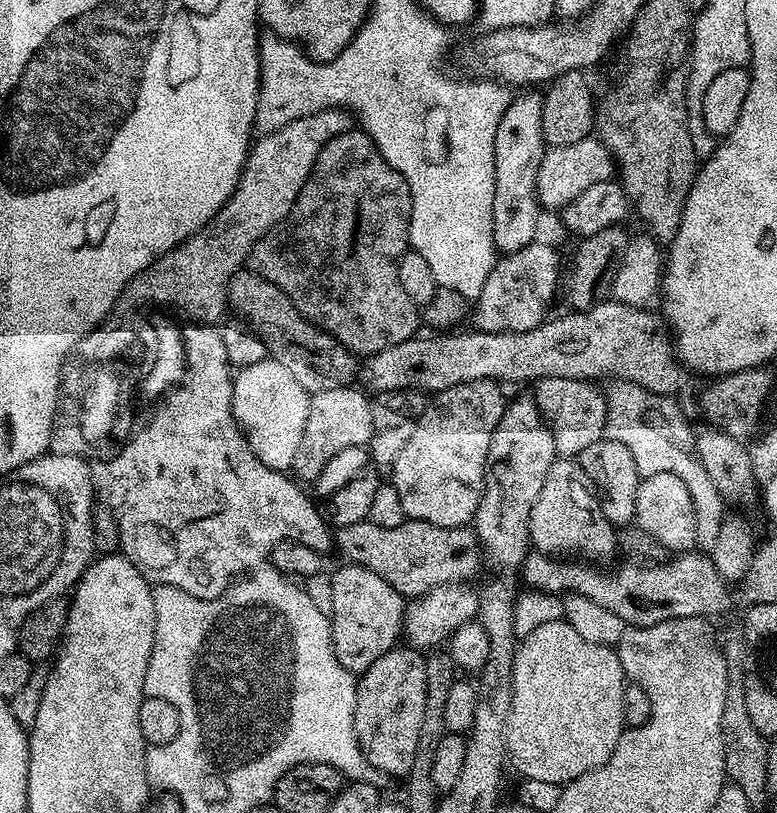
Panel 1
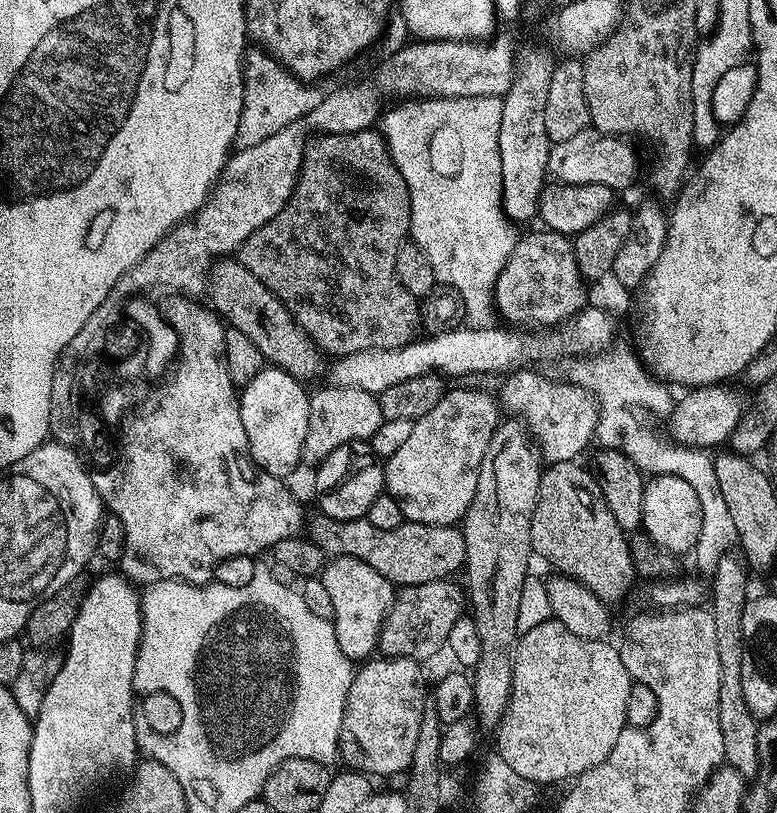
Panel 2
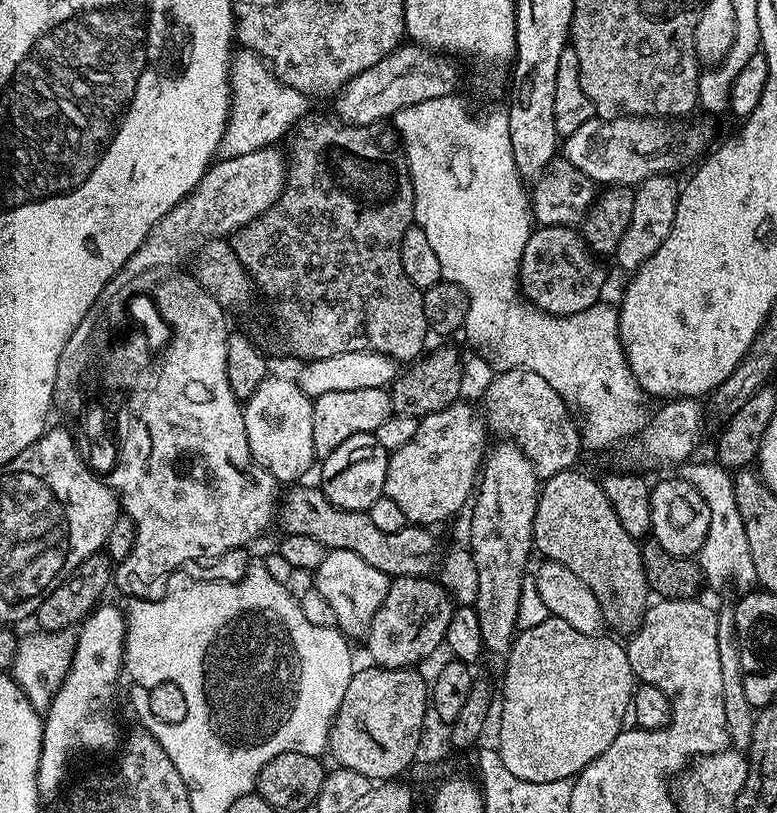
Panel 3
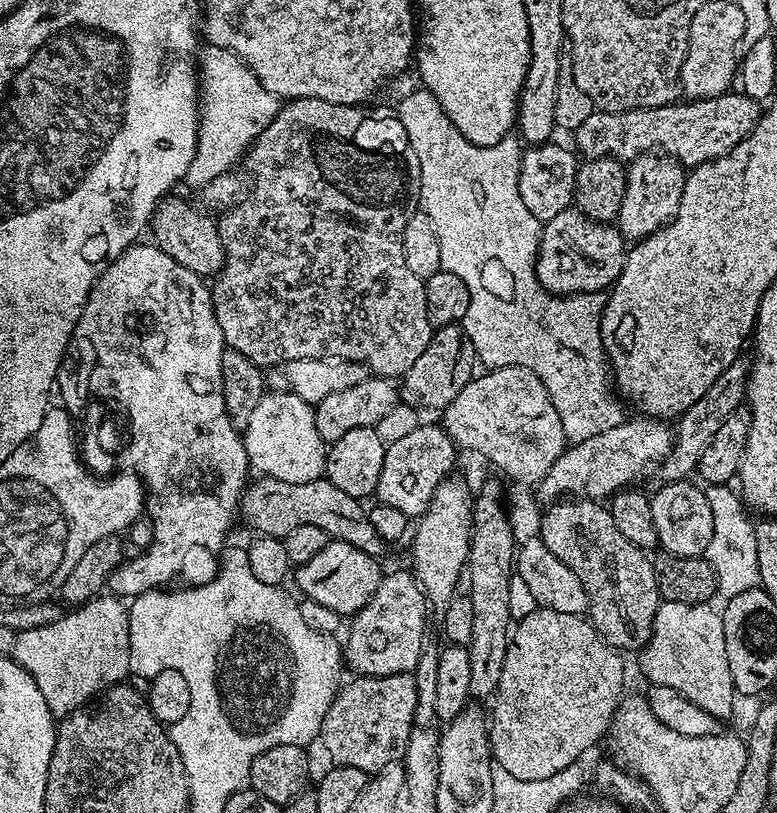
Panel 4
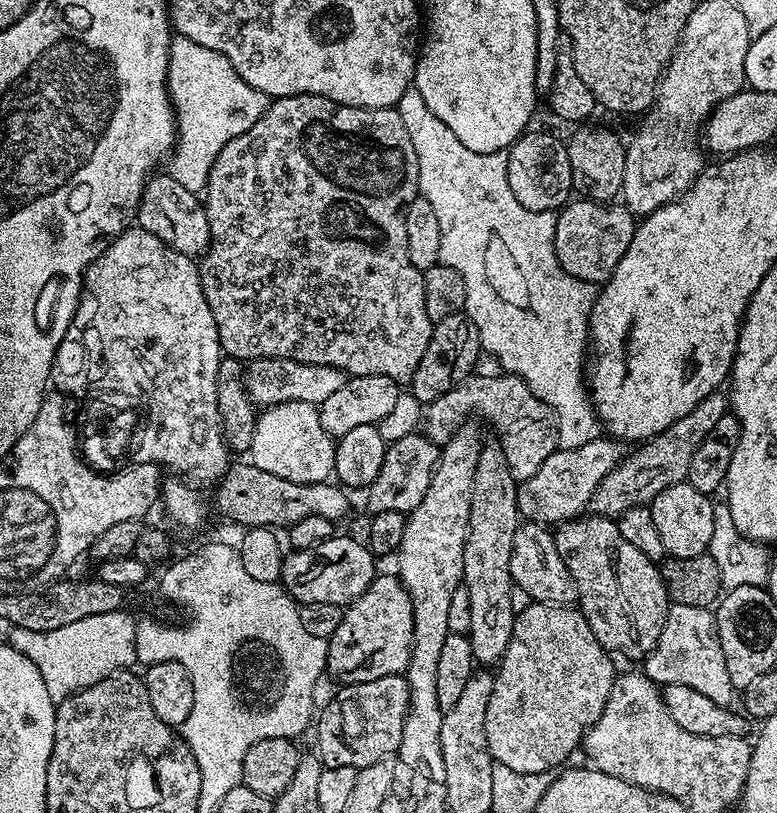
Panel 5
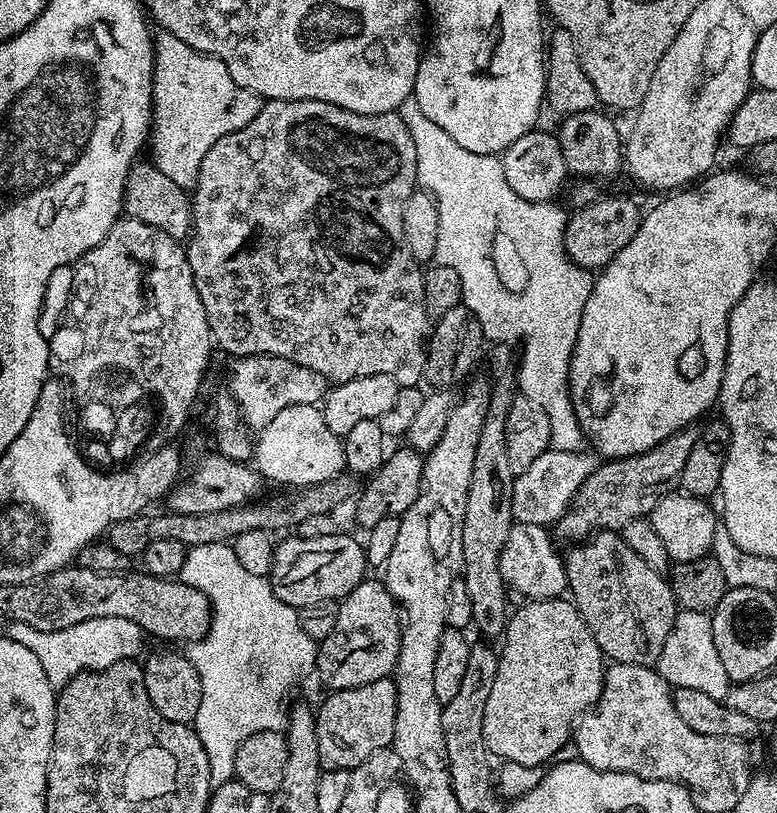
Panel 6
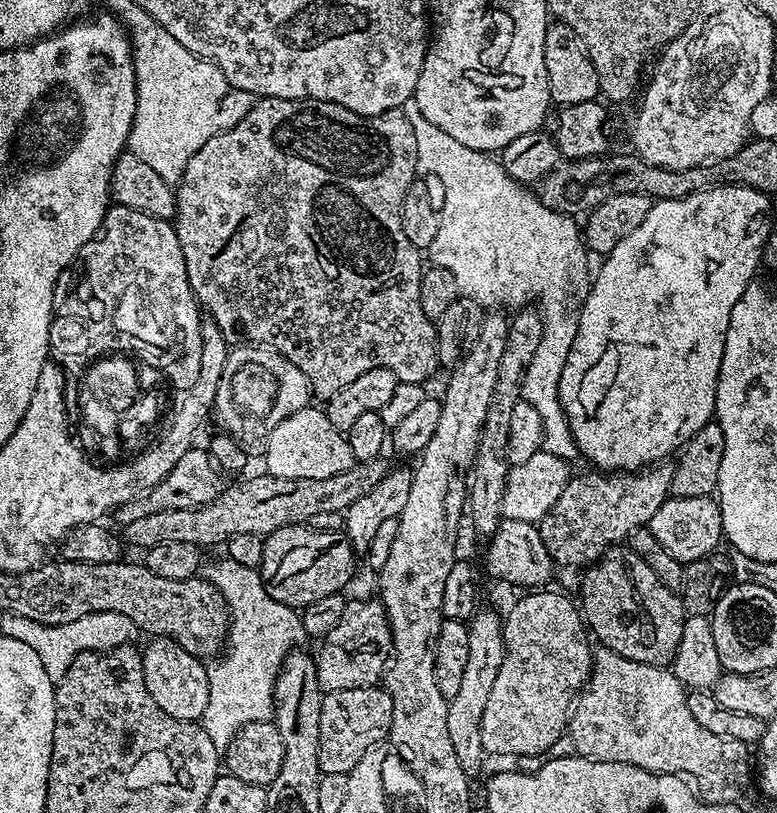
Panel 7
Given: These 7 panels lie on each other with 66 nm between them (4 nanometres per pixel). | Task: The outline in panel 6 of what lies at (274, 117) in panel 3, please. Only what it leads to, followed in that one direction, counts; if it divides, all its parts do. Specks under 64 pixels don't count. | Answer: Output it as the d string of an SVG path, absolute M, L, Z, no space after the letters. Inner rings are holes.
M163 30L154 36L152 53L152 122L150 125L150 160L158 170L162 170L177 186L185 190L196 187L198 170L202 166L202 158L206 158L206 150L218 142L226 134L234 130L242 130L246 122L250 122L258 114L261 97L250 90L238 86L234 78L230 78L230 70L218 58L207 56L204 52L196 52L182 38L174 38L174 34Z

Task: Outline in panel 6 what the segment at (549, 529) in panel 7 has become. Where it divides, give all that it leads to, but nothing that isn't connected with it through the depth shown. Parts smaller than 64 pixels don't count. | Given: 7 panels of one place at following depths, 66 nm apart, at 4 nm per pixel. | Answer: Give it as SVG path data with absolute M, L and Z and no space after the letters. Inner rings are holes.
M695 427L683 428L680 432L675 432L670 438L666 438L658 446L646 450L637 456L627 456L617 460L605 459L597 467L597 470L578 490L578 494L572 499L572 505L565 510L562 518L554 525L554 532L557 537L561 536L568 542L583 542L589 536L595 536L598 532L615 532L622 530L630 522L651 517L654 506L669 492L677 487L683 468L686 466L688 455L694 446L698 432Z

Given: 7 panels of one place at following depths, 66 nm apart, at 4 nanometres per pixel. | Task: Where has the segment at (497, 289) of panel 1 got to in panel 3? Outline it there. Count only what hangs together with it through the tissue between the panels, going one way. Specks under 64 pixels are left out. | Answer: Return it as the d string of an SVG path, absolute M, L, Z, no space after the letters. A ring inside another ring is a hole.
M563 224L537 227L526 242L526 250L520 259L520 284L523 295L543 312L550 312L555 316L569 316L578 310L586 310L586 306L601 299L600 291L604 288L604 268L595 259L597 257L592 248L575 227Z

